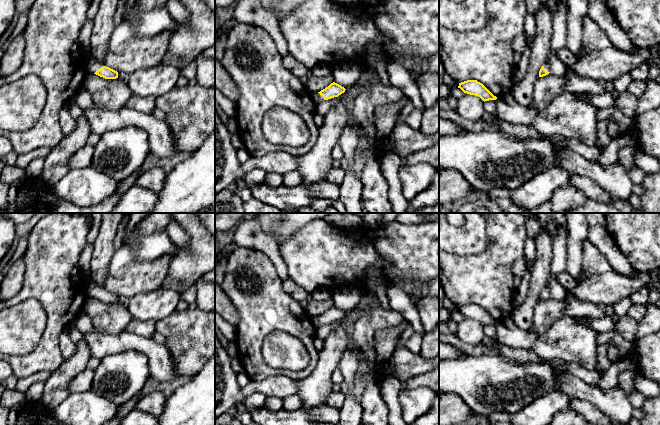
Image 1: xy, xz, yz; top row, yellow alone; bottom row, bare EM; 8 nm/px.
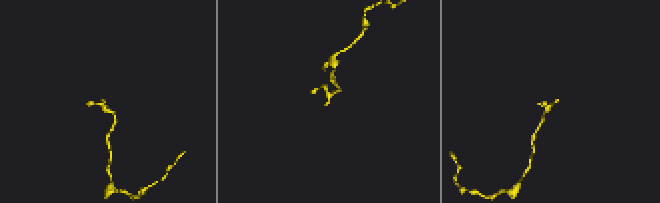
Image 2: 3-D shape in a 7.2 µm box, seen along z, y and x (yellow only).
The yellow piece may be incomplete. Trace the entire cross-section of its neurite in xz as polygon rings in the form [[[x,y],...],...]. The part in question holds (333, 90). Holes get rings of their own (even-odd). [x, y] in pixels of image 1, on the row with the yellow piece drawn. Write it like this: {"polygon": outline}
{"polygon": [[[333,82],[325,89],[321,90],[318,93],[312,93],[312,98],[314,99],[315,103],[318,104],[323,100],[328,100],[334,97],[338,97],[342,93],[345,92],[345,88],[341,85]]]}

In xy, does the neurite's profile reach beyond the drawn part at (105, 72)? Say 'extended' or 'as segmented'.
extended

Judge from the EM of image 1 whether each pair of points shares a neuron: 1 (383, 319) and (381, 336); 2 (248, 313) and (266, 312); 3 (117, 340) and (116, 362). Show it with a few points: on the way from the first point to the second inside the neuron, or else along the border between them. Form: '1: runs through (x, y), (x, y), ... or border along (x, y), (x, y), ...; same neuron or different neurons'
1: border along (404, 320), (395, 325), (379, 328), (373, 337); different neurons
2: runs through (252, 313), (262, 312); same neuron
3: border along (139, 351), (123, 350), (107, 354), (100, 360); different neurons

